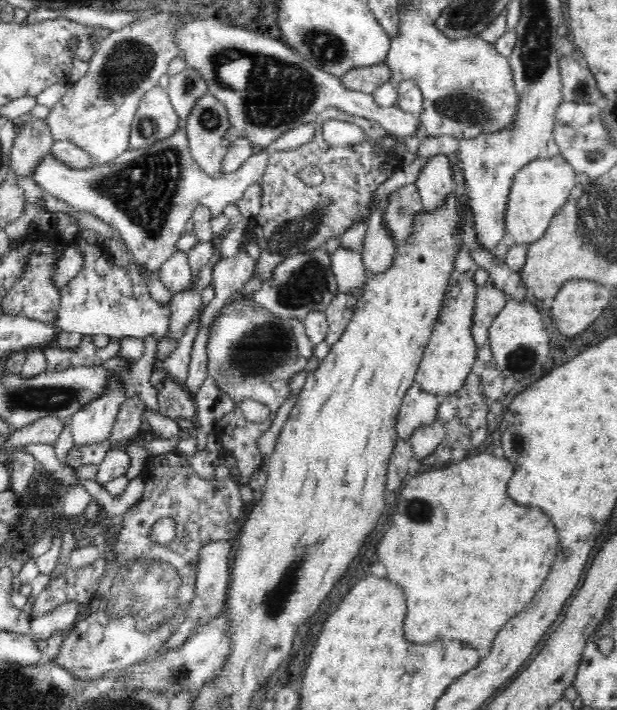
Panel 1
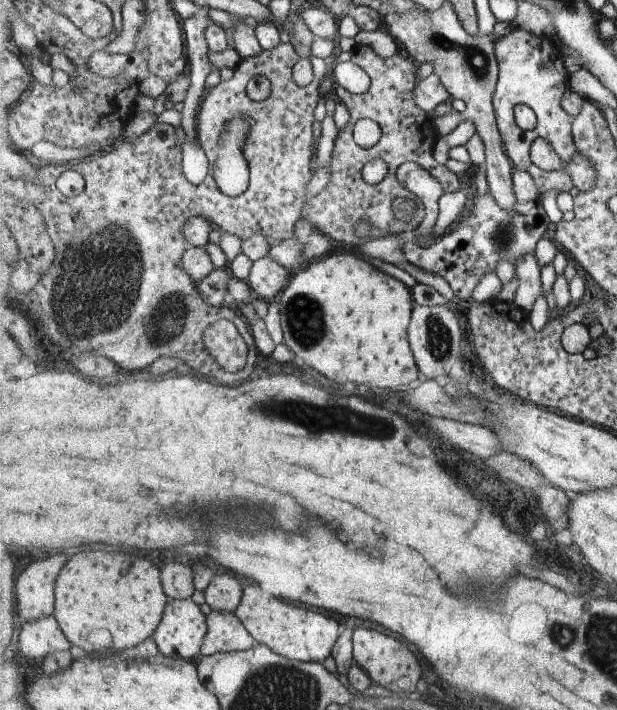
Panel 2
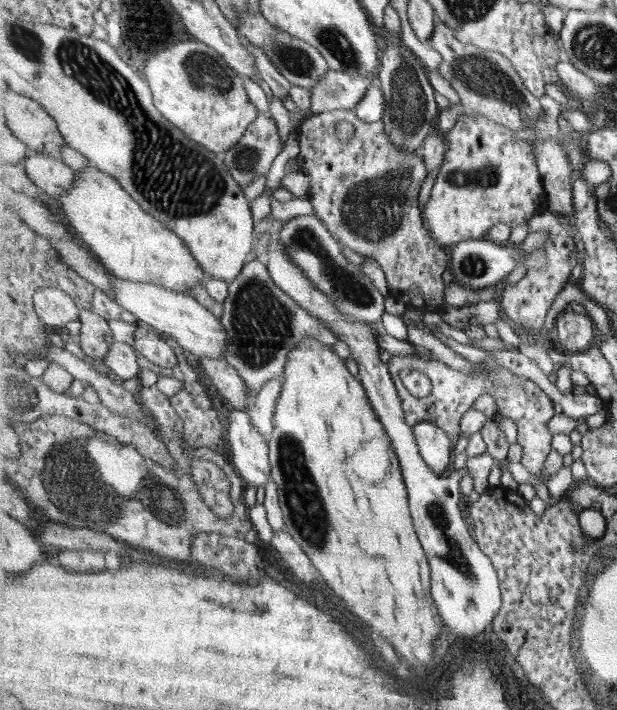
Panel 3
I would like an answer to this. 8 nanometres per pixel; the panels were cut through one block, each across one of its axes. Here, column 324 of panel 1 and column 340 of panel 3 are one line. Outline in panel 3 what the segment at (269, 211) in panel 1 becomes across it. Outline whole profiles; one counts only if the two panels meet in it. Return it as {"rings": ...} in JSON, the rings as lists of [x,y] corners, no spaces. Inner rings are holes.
{"rings":[[[355,109],[314,114],[297,129],[297,138],[300,147],[297,164],[310,180],[310,192],[306,198],[331,234],[341,245],[373,258],[384,271],[391,294],[407,306],[446,306],[443,272],[449,270],[451,258],[449,250],[438,244],[424,224],[419,192],[428,168],[418,150],[398,150],[381,121],[367,124],[357,117]],[[341,122],[349,122],[356,129],[355,136],[347,144],[336,133],[337,124]]]}

